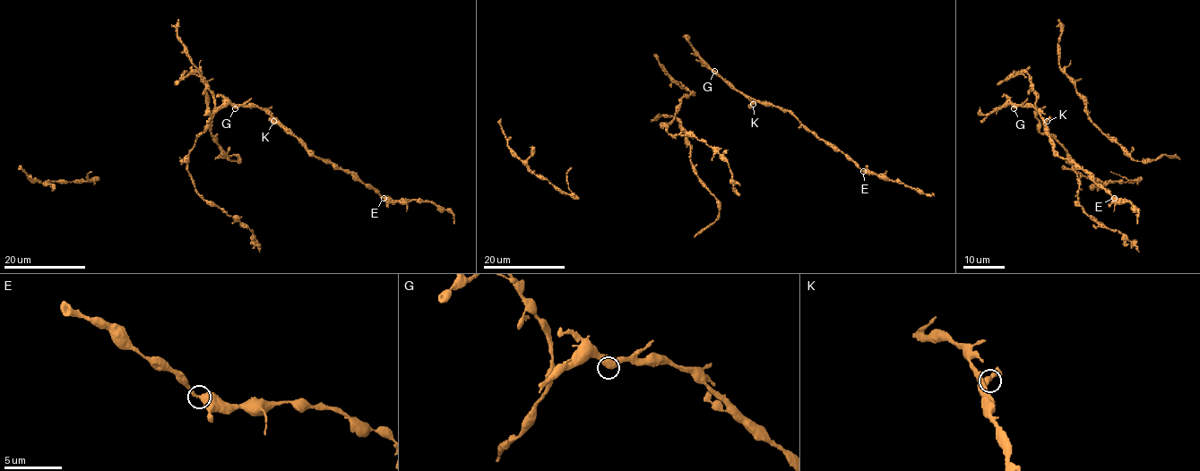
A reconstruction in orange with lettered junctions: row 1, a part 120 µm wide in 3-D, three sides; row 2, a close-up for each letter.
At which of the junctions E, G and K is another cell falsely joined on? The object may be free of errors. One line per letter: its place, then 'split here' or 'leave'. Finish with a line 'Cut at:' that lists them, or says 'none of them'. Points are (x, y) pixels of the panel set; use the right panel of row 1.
E: (1114, 198) | leave
G: (1014, 108) | leave
K: (1047, 121) | leave
Cut at: none of them

